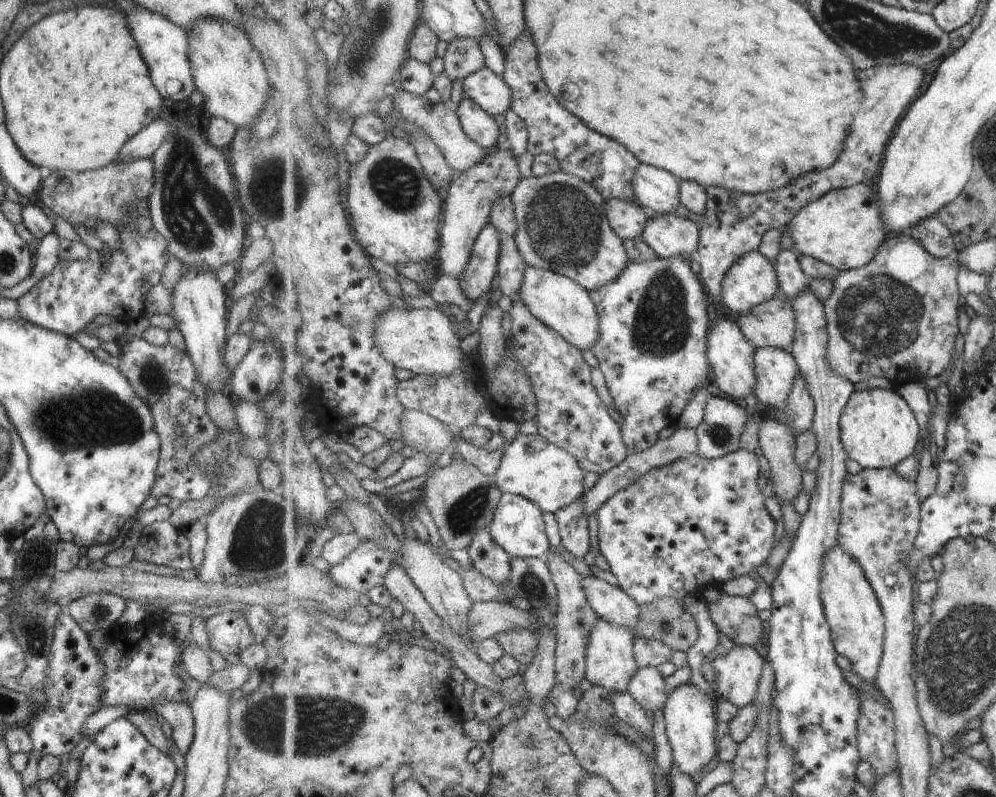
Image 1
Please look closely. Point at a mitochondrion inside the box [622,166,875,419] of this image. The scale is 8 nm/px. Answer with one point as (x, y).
(662, 325)

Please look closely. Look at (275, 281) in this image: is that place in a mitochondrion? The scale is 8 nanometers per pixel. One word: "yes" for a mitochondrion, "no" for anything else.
no

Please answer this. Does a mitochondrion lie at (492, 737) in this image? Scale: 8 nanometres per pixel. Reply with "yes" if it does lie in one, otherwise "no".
no

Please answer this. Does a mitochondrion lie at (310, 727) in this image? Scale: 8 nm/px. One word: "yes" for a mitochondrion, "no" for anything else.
yes

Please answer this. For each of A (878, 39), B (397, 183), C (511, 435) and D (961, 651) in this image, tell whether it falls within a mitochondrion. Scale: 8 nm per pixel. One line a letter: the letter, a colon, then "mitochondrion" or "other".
A: mitochondrion
B: mitochondrion
C: other
D: mitochondrion

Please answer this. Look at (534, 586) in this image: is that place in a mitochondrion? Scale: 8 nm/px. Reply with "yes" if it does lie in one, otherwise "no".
yes

